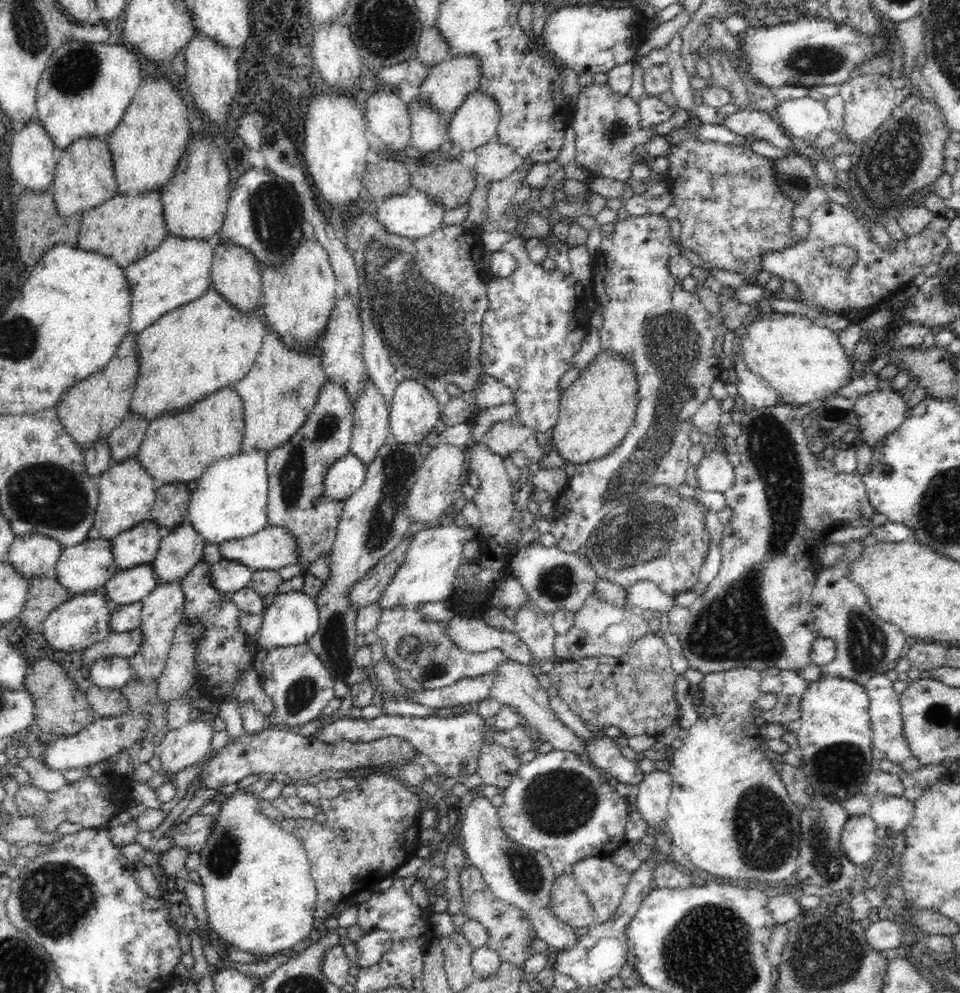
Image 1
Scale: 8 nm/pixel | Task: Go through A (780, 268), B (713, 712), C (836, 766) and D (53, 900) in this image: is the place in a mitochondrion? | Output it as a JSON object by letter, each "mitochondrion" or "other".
{"A":"other","B":"other","C":"mitochondrion","D":"mitochondrion"}

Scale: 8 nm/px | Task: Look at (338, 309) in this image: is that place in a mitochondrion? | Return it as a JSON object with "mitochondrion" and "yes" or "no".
{"mitochondrion":"no"}

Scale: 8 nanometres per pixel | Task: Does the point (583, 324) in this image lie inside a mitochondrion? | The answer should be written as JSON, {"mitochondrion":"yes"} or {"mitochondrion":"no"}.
{"mitochondrion":"no"}

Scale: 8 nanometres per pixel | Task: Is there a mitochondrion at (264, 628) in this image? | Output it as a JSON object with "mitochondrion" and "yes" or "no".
{"mitochondrion":"no"}

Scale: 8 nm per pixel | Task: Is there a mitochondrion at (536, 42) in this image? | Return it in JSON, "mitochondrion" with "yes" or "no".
{"mitochondrion":"no"}

